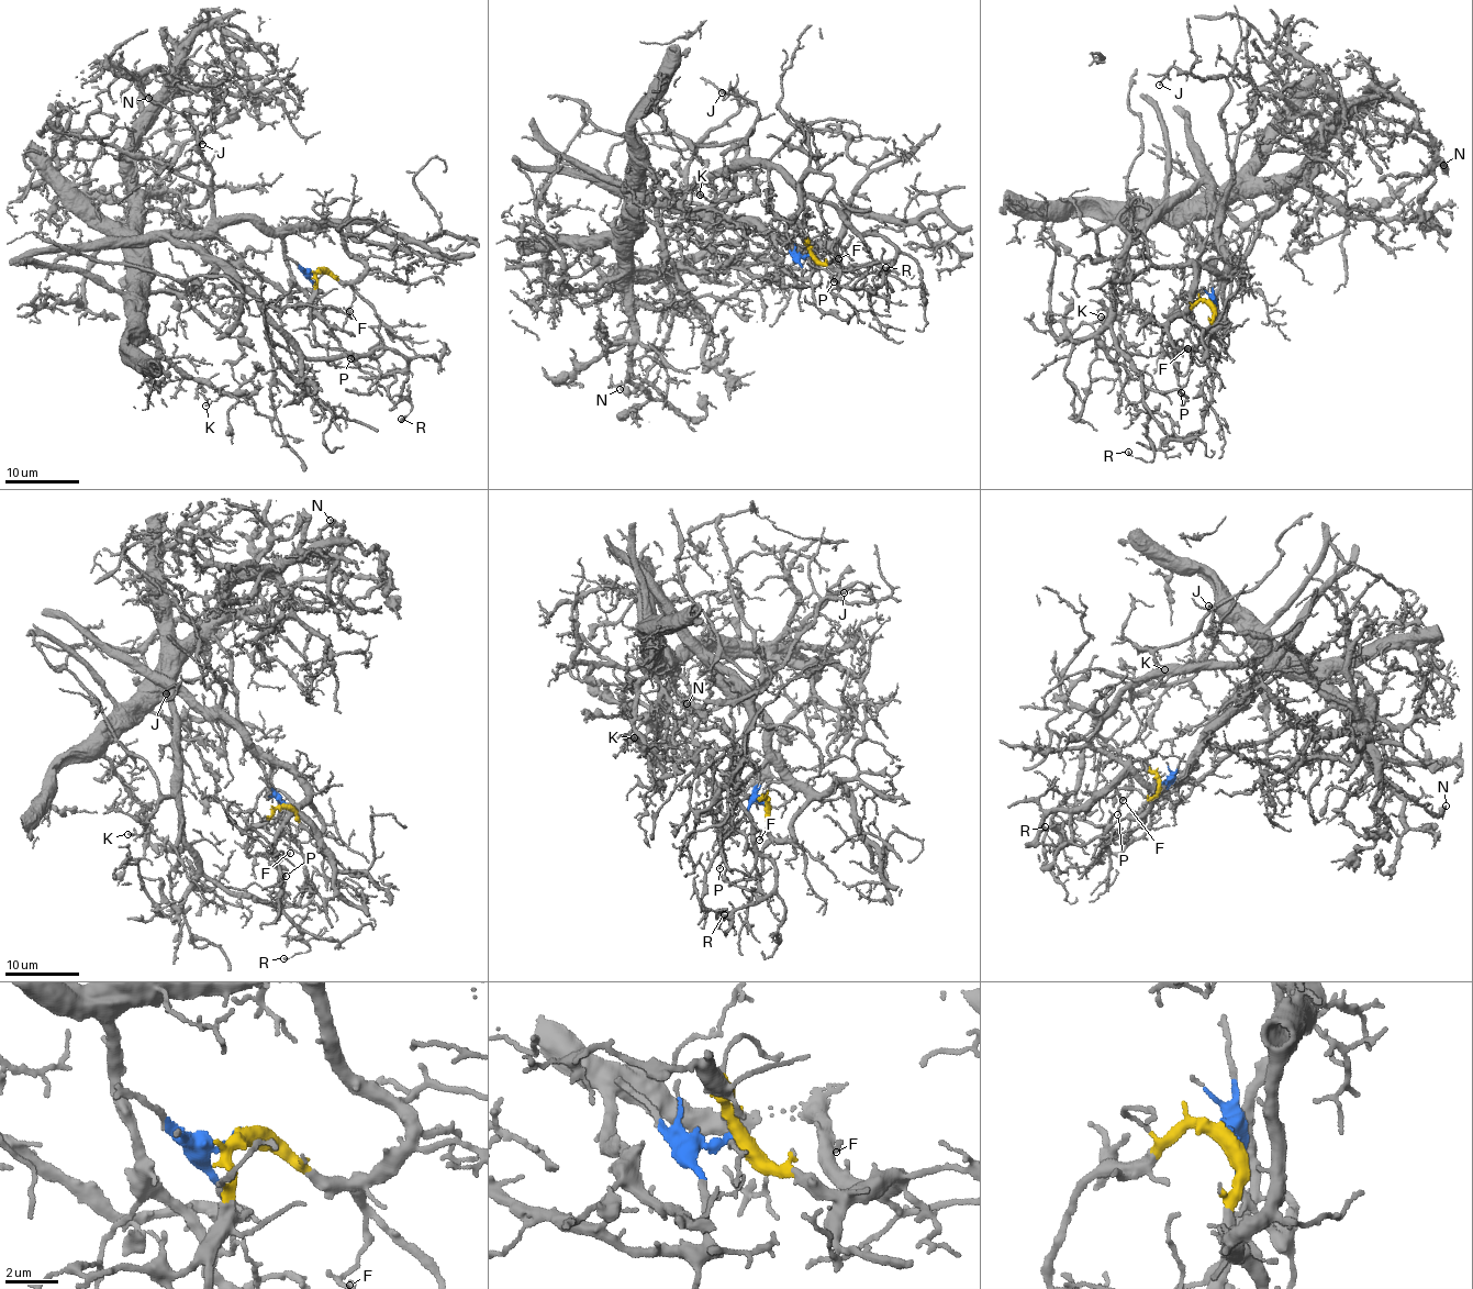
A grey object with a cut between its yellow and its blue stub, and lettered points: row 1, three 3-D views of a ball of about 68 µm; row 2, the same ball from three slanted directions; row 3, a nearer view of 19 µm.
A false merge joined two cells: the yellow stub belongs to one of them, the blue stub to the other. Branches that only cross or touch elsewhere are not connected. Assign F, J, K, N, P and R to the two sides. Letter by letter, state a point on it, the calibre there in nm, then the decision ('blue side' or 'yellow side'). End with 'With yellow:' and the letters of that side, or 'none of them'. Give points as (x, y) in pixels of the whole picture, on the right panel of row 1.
F: at (1187, 348); 150 nm thick; yellow side
J: at (1159, 85); 140 nm thick; yellow side
K: at (1101, 317); 130 nm thick; blue side
N: at (1443, 165); 440 nm thick; blue side
P: at (1181, 392); 130 nm thick; yellow side
R: at (1128, 452); 170 nm thick; yellow side
With yellow: F, J, P, R

